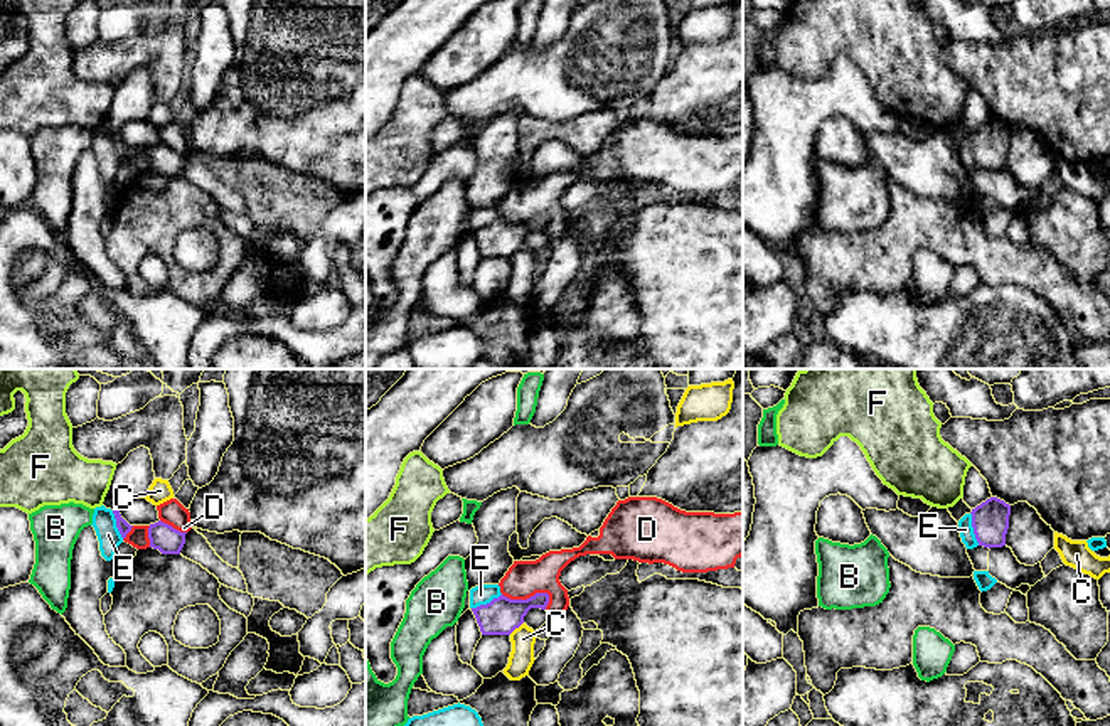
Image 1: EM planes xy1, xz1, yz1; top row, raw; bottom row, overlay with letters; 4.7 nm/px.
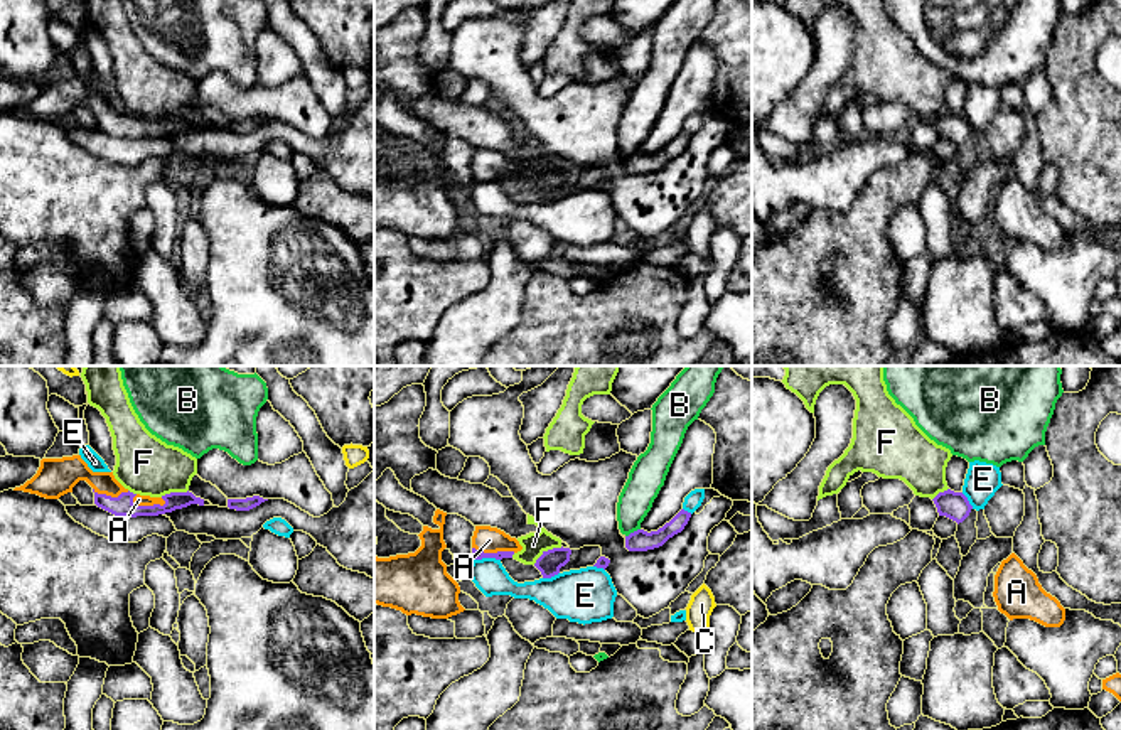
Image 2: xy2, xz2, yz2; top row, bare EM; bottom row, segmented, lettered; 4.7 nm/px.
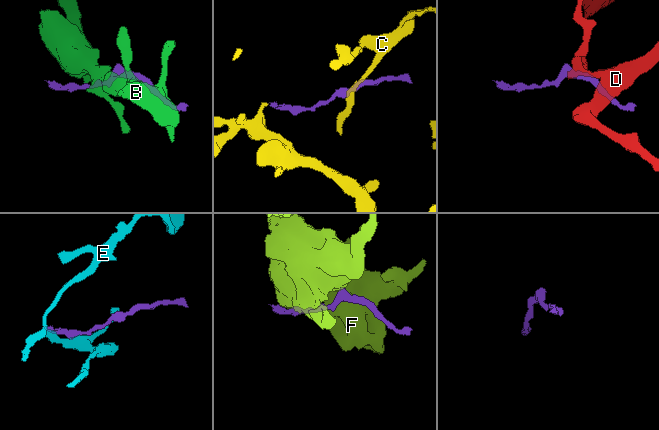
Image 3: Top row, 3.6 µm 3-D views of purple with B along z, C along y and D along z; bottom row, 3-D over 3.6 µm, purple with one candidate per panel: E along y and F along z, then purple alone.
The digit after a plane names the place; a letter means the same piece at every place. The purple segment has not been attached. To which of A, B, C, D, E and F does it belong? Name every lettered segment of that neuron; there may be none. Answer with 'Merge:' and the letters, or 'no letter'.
Merge: A

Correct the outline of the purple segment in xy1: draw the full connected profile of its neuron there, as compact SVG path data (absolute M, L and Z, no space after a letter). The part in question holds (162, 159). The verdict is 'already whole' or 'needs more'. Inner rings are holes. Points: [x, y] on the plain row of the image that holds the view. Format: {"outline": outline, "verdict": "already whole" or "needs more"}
{"outline": "M158 143L148 150L150 170L158 172L162 177L180 177L185 157Z", "verdict": "already whole"}

